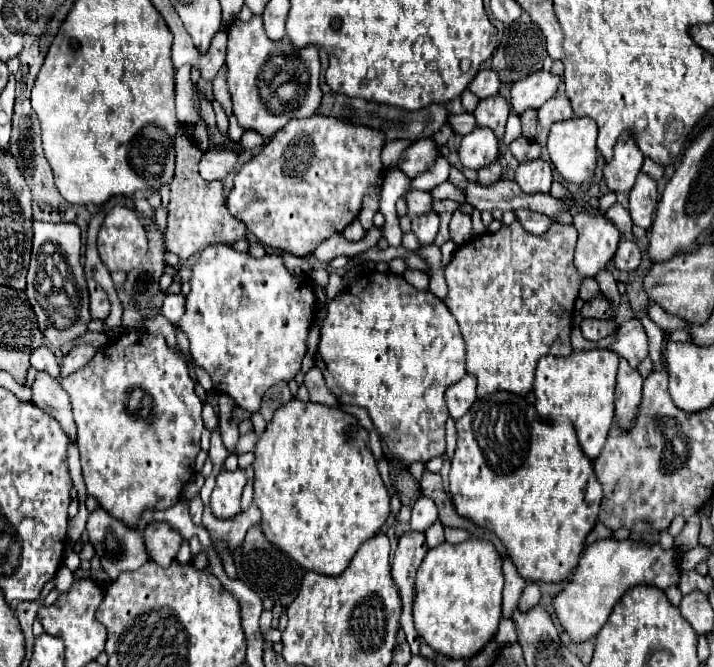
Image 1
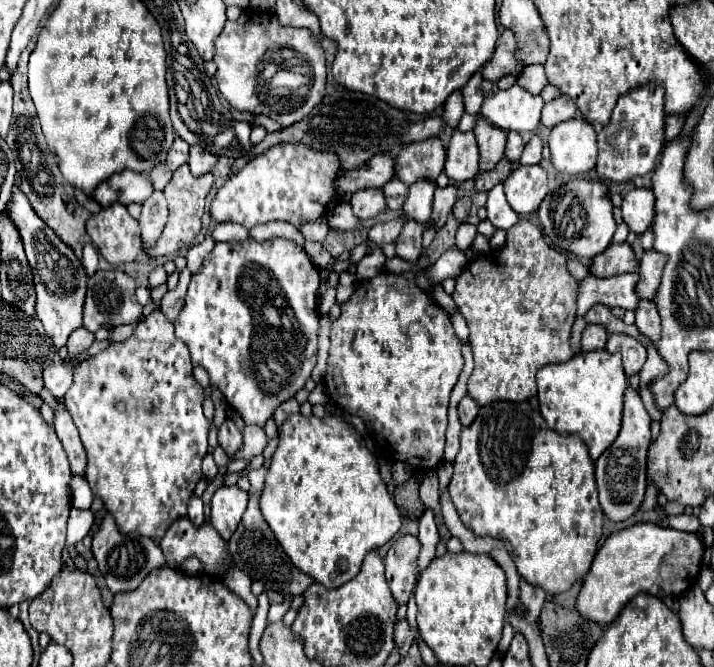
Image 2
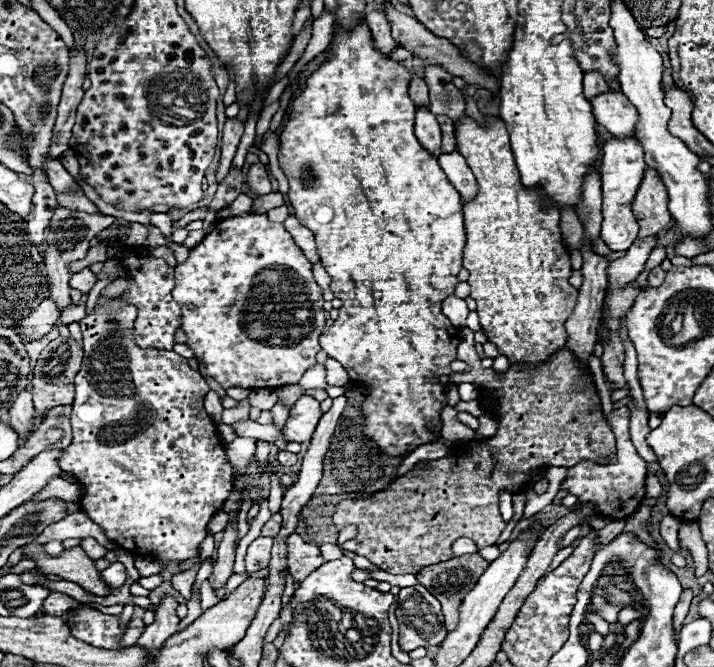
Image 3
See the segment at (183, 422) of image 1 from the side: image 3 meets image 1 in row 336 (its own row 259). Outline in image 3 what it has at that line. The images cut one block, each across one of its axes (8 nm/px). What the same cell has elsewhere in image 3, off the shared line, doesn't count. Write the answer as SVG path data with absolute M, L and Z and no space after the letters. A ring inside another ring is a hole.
M138 248L122 250L118 254L122 266L128 270L128 276L132 278L130 286L124 290L122 298L128 304L134 304L138 308L138 318L134 322L134 342L140 348L158 348L158 350L172 350L174 348L174 334L182 326L182 306L172 298L172 290L176 288L174 280L174 268L168 266L162 258L150 256L150 252L134 252Z

